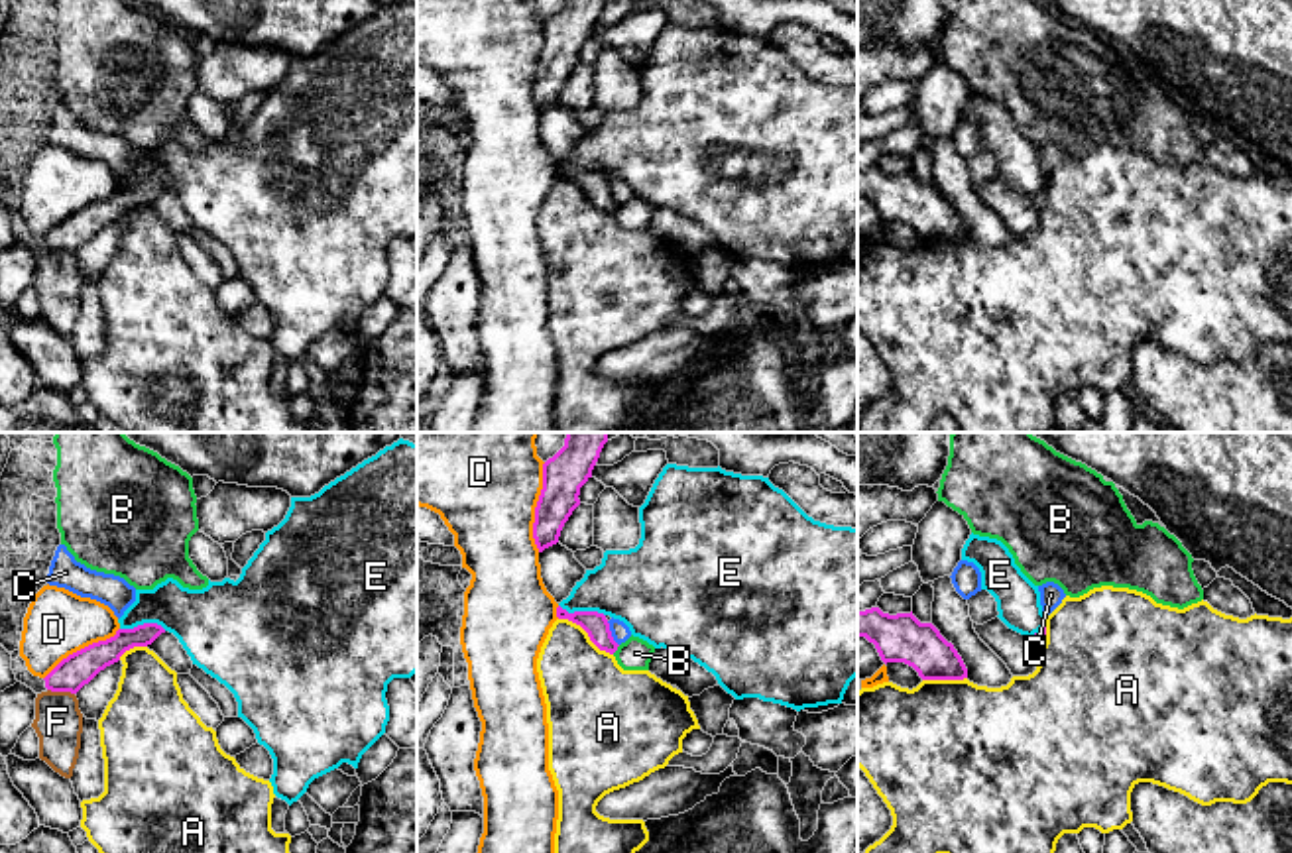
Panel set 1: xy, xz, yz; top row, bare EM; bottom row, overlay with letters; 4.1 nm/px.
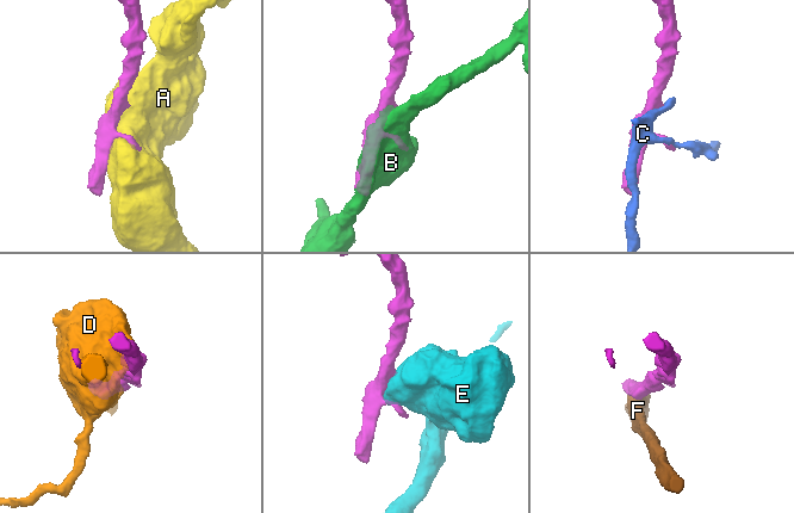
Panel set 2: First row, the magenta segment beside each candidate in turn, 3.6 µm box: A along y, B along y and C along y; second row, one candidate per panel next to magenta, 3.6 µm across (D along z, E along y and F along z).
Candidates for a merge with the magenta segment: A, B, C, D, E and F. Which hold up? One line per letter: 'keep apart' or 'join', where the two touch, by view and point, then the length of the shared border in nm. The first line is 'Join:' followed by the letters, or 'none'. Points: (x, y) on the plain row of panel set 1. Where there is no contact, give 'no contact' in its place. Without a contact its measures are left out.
Join: none
A: keep apart | xz (587, 191) | 280 nm
B: keep apart | xz (616, 209) | 50 nm
C: keep apart | xz (610, 193) | 120 nm
D: keep apart | xz (535, 67) | 360 nm
E: keep apart | xz (583, 171) | 200 nm
F: keep apart | xy (61, 250) | 110 nm

